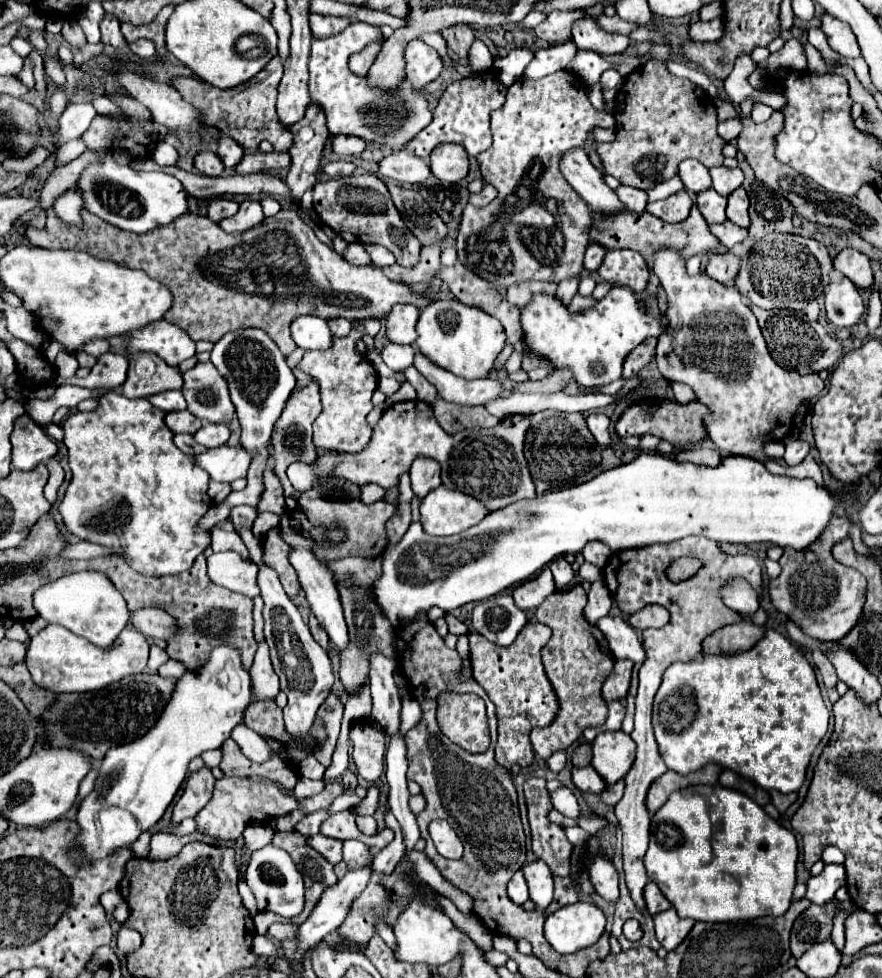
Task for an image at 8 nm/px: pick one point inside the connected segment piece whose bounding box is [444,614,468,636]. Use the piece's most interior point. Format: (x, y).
(455, 626)

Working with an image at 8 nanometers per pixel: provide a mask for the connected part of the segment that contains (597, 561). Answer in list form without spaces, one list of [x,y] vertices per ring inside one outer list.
[[[588,542],[584,546],[584,550],[582,550],[584,560],[590,562],[590,564],[594,564],[594,566],[600,566],[600,568],[606,566],[610,554],[612,554],[612,550],[608,546],[602,546],[602,542]]]

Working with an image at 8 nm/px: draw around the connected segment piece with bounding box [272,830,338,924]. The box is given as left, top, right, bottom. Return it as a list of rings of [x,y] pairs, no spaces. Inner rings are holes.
[[[296,830],[274,832],[274,838],[272,838],[272,844],[286,850],[292,856],[296,868],[304,876],[306,904],[304,904],[304,910],[300,912],[300,924],[308,918],[308,914],[310,914],[314,902],[318,902],[322,890],[326,886],[332,886],[334,882],[338,882],[338,878],[332,870],[332,864],[326,862],[326,858],[320,852],[316,852],[312,846],[308,846],[306,840],[308,838]]]

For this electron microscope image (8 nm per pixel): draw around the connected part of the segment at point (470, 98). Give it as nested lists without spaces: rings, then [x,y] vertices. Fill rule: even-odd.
[[[490,68],[482,74],[474,74],[474,78],[462,78],[452,82],[442,92],[438,106],[432,110],[434,114],[432,122],[406,144],[406,150],[426,158],[438,144],[454,142],[454,144],[462,144],[470,156],[478,156],[480,152],[488,150],[492,144],[490,114],[504,104],[506,92],[508,86],[502,84],[496,68]]]

